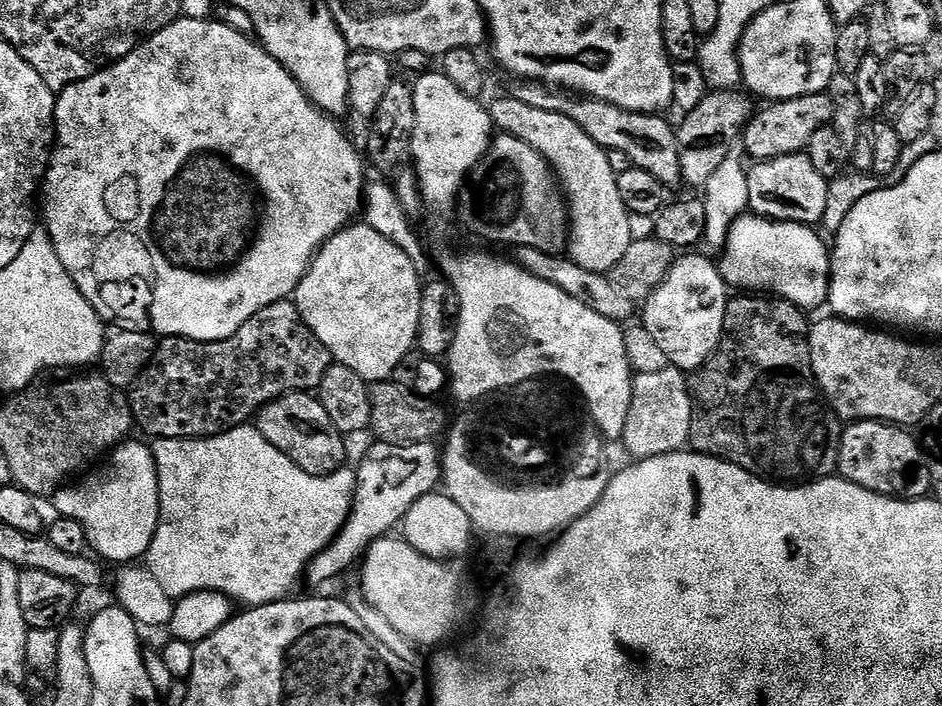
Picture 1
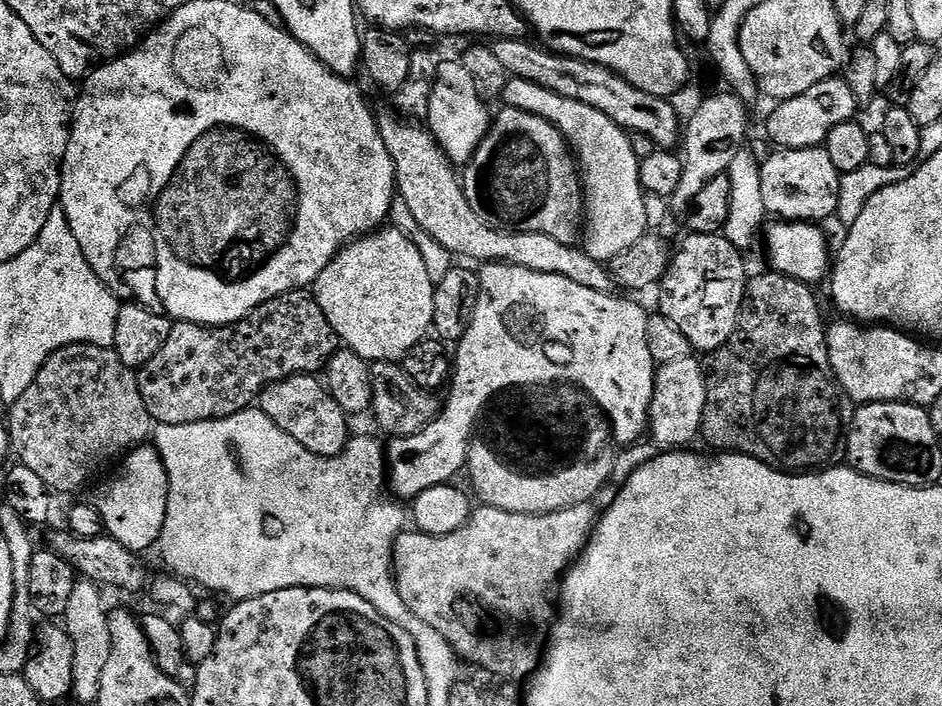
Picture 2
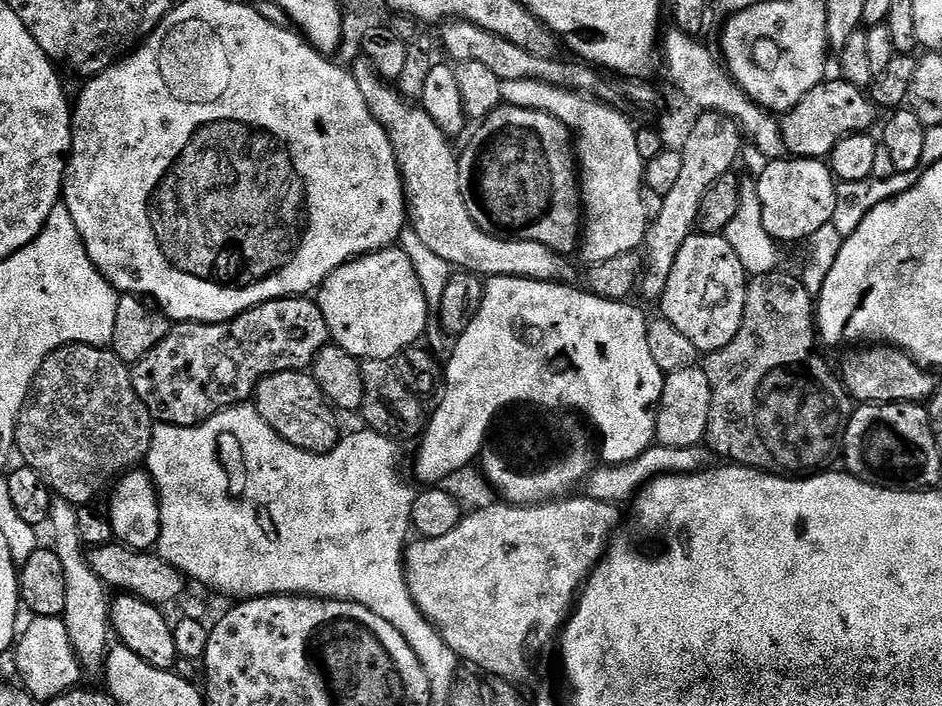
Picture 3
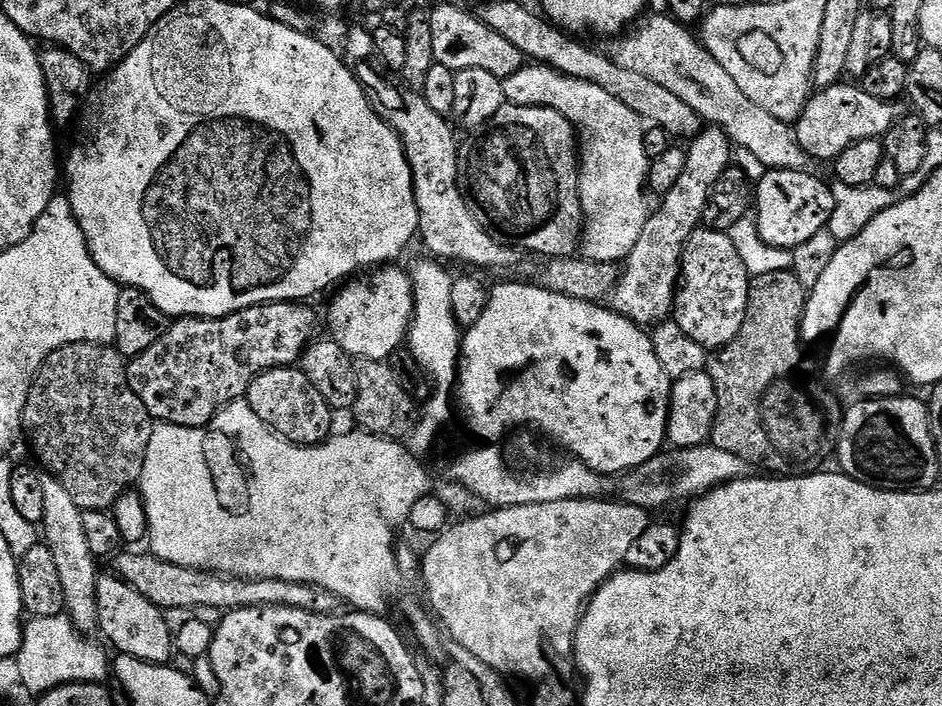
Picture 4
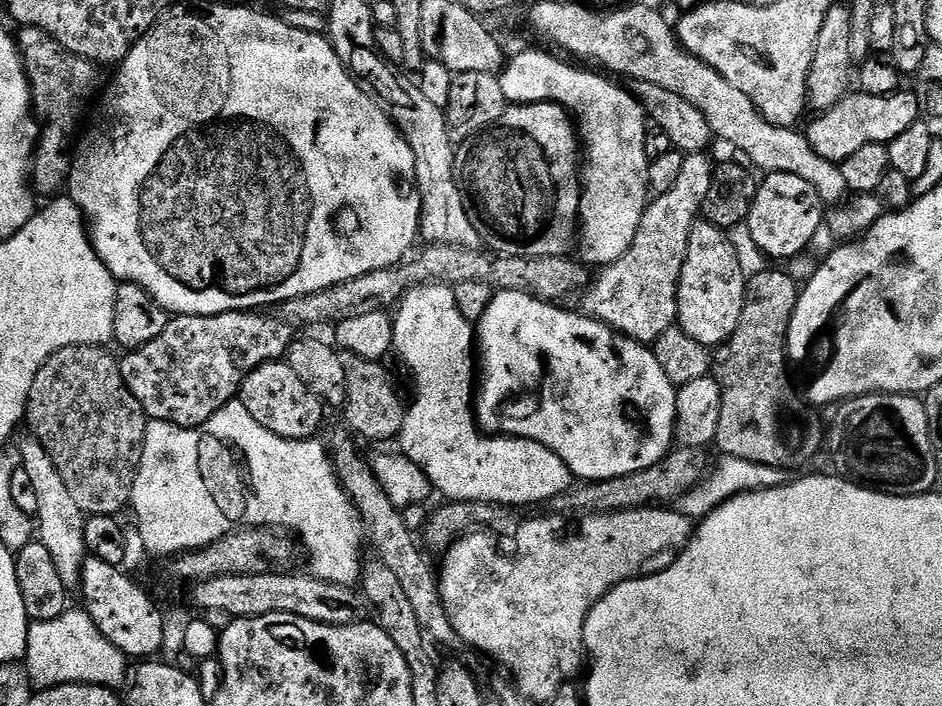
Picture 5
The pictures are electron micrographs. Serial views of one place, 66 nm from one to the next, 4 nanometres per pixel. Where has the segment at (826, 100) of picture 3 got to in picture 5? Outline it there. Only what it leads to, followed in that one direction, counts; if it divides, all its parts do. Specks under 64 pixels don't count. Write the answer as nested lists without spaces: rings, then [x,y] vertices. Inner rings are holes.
[[[859,90],[849,91],[830,110],[813,115],[812,125],[806,129],[810,146],[814,146],[814,154],[826,158],[831,164],[840,165],[843,160],[850,158],[862,146],[889,144],[898,134],[909,126],[914,126],[921,119],[922,109],[920,99],[915,91],[897,90],[888,96],[875,96]]]

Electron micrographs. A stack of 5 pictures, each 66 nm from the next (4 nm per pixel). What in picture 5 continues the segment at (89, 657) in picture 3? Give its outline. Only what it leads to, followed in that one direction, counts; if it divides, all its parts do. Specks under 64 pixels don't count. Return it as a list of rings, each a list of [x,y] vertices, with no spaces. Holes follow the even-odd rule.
[[[27,438],[20,444],[18,464],[26,470],[34,485],[35,495],[38,498],[38,514],[36,517],[36,534],[38,540],[49,552],[63,586],[68,590],[77,589],[81,585],[82,566],[87,557],[85,550],[85,522],[83,514],[74,498],[62,483],[62,474],[58,474],[58,466],[50,462],[50,454],[42,450],[42,446],[34,438]]]

